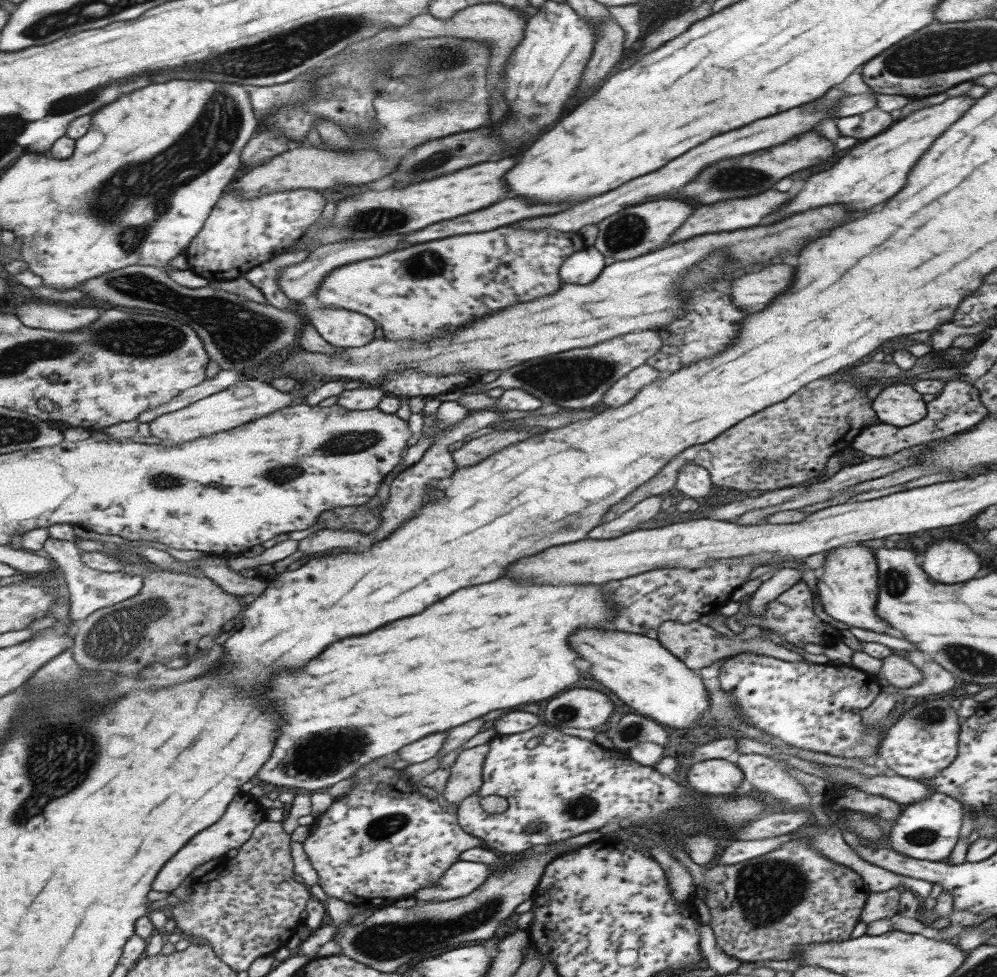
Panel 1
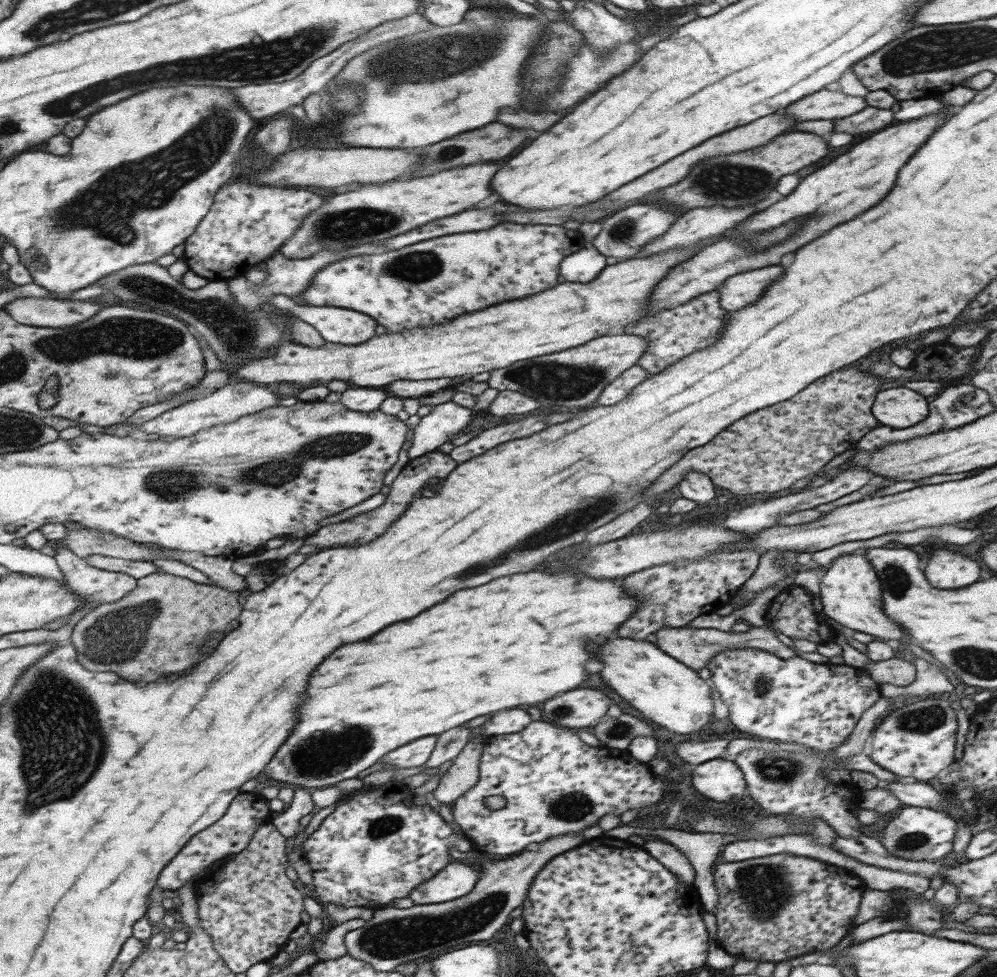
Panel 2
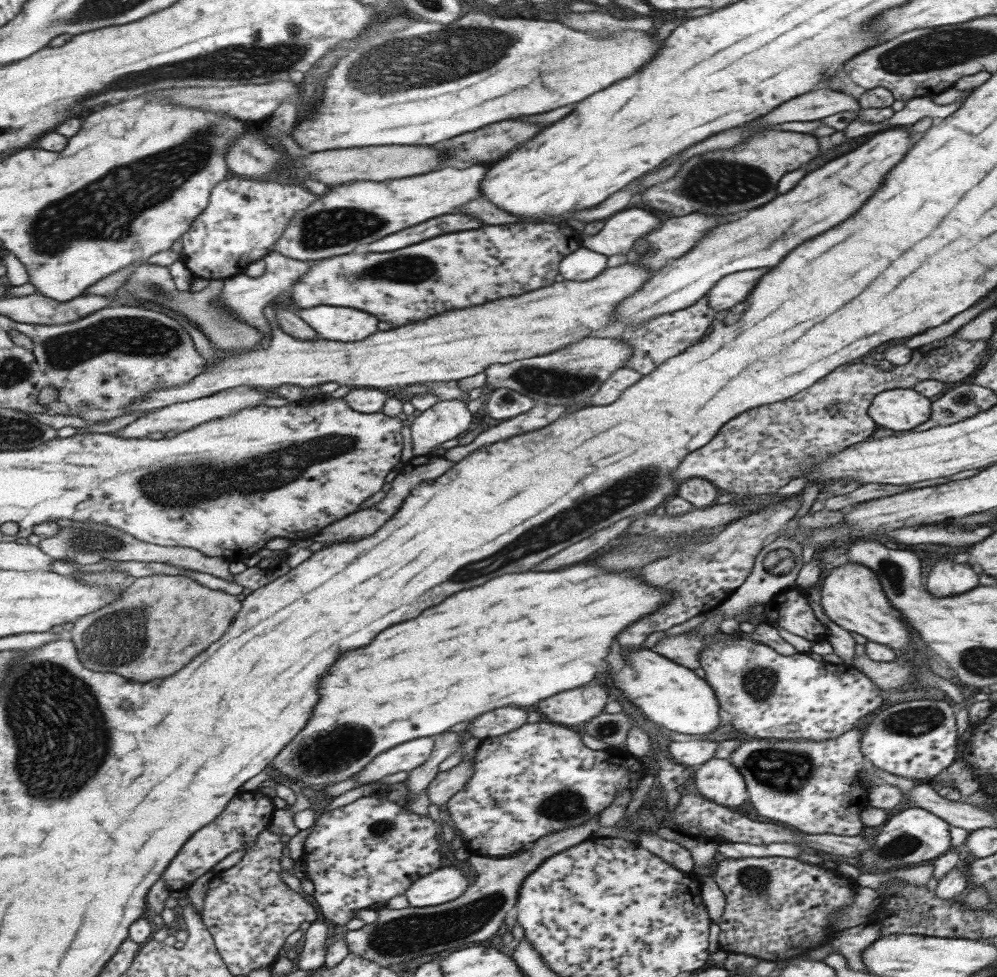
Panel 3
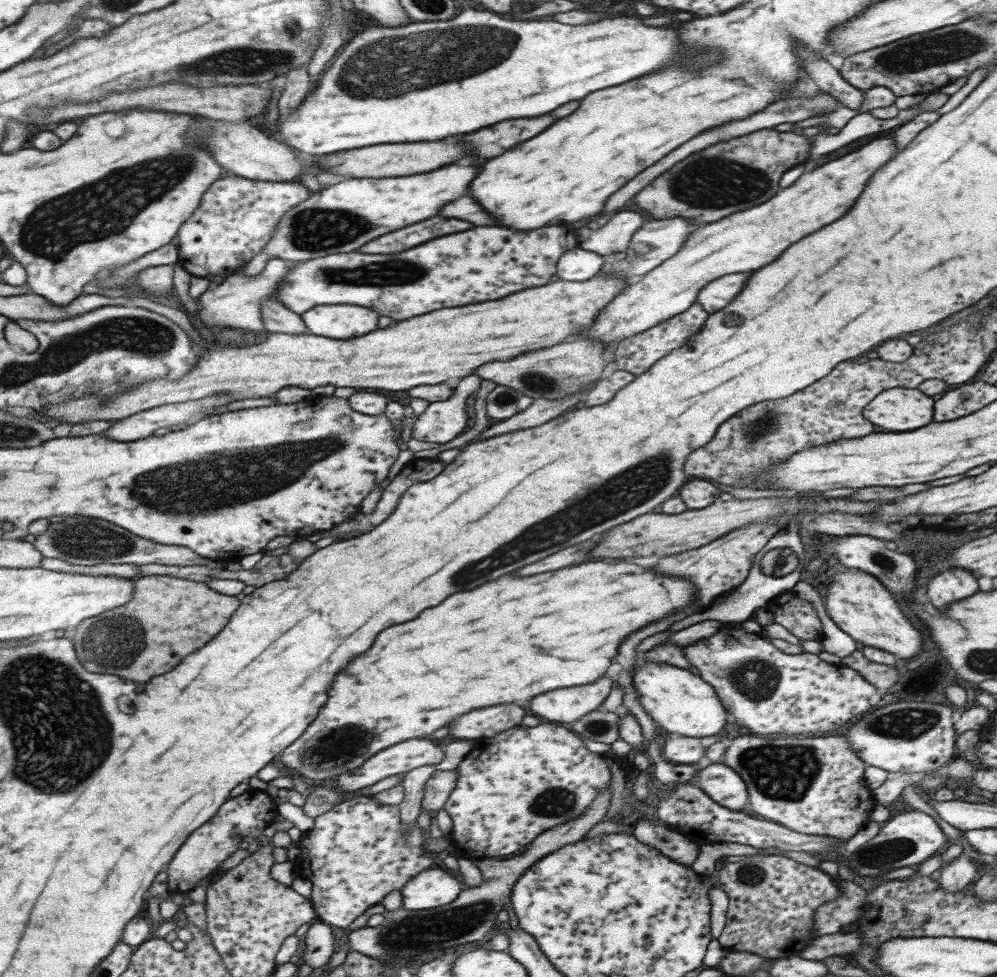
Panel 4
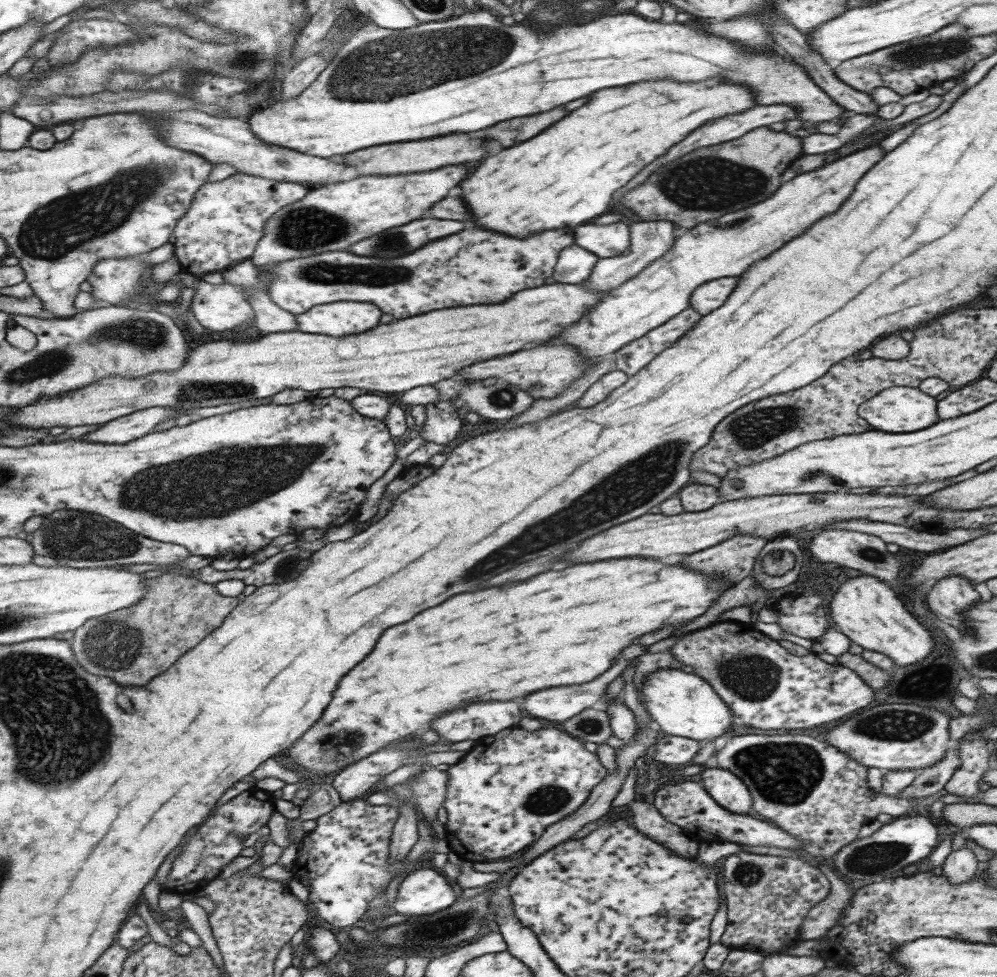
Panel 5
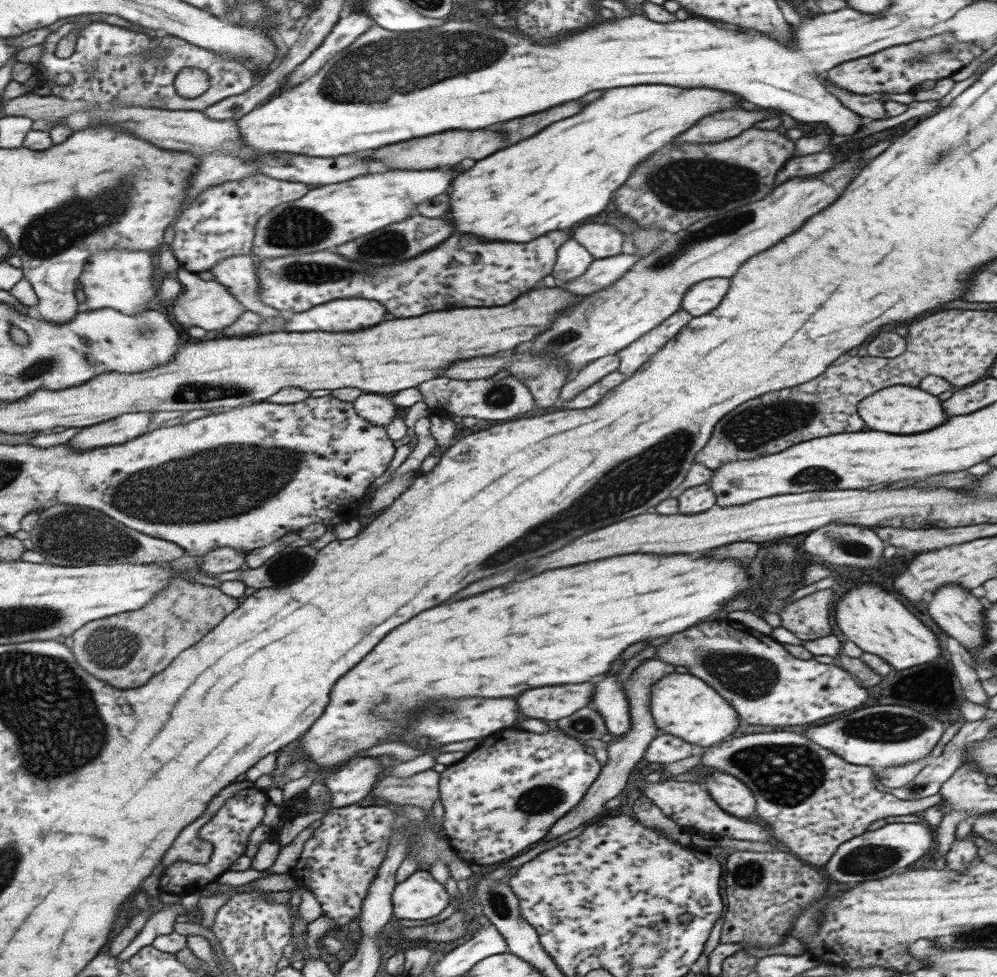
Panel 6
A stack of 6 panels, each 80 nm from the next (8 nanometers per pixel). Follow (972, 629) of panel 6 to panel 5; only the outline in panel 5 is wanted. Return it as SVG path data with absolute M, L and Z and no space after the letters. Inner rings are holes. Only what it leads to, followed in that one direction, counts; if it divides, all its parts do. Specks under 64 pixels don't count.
M957 576L941 578L927 592L929 610L933 610L939 616L939 620L957 628L959 632L963 632L963 624L959 624L961 622L959 612L977 600L979 594L973 590L973 586Z

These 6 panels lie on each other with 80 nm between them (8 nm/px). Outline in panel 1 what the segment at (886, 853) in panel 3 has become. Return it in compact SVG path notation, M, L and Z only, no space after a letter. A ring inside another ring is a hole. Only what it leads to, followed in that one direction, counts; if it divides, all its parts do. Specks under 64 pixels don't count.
M931 792L925 800L905 805L894 820L886 848L918 861L937 862L947 858L959 838L961 807L960 802L939 792Z

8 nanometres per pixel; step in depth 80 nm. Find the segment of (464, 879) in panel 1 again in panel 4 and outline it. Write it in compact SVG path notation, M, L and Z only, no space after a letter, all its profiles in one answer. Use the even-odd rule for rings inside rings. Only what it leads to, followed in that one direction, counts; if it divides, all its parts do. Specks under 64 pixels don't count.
M433 866L410 879L400 890L401 908L423 910L449 904L462 891L463 884L449 870Z

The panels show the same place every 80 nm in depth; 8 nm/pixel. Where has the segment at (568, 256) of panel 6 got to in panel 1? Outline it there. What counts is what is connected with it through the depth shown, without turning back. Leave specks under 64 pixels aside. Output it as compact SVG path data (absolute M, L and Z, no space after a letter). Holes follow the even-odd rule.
M587 248L571 254L559 268L561 282L567 284L589 284L605 268L603 256L595 248Z

